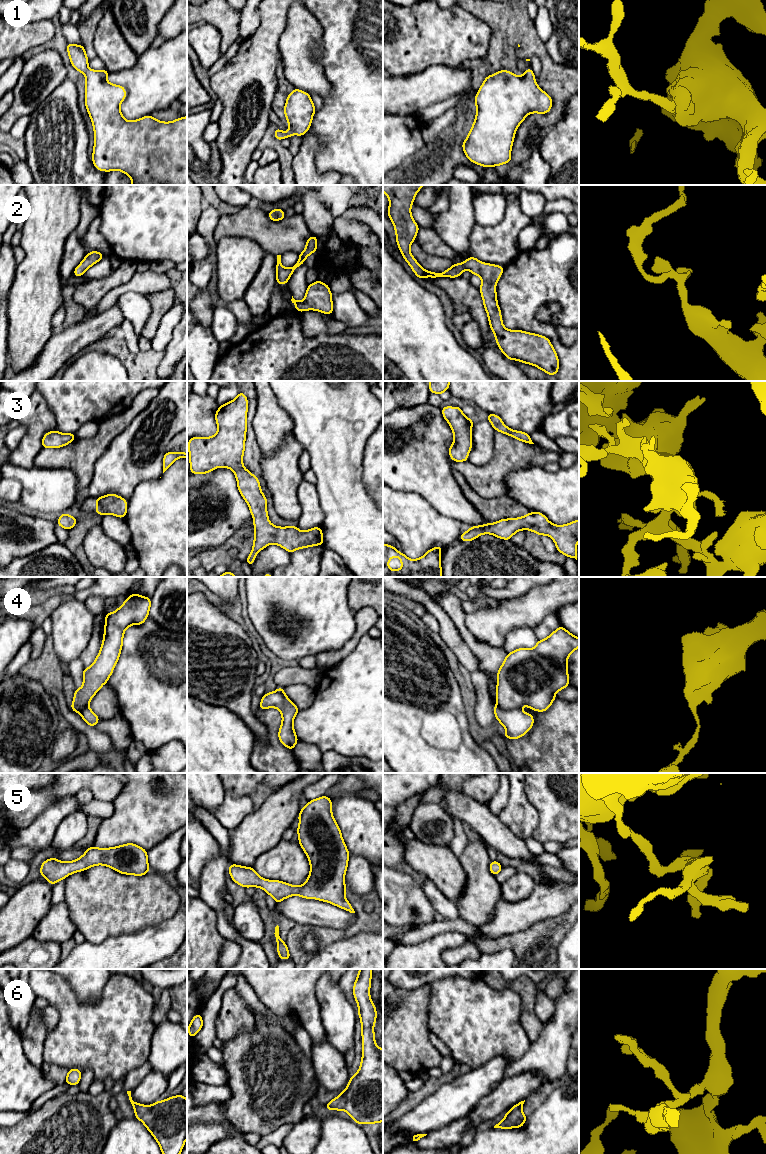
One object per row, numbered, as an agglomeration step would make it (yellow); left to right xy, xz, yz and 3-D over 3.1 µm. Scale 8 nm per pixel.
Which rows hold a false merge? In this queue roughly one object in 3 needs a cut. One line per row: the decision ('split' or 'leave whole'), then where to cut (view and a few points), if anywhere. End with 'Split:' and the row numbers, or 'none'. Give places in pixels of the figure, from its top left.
1: leave whole | no cut
2: leave whole | no cut
3: leave whole | no cut
4: split | yz (497, 704), (503, 709), (519, 709)
5: leave whole | no cut
6: leave whole | no cut
Split: 4

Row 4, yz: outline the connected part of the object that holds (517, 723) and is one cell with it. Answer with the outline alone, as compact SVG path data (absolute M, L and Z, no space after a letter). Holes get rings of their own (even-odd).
M498 705L494 706L497 721L506 729L504 738L519 739L533 726L534 717L521 709L503 710Z

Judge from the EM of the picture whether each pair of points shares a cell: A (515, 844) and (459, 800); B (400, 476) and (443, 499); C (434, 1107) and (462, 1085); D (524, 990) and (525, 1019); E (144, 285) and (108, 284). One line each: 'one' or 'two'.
A: one
B: one
C: one
D: one
E: two

